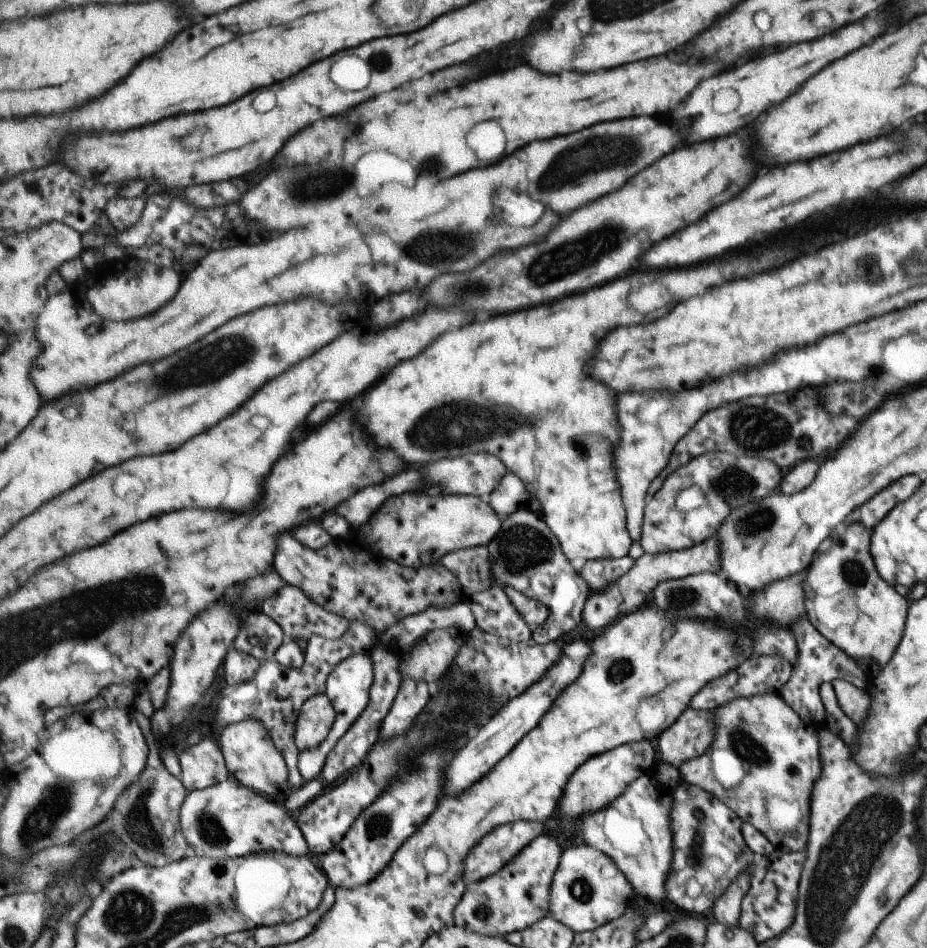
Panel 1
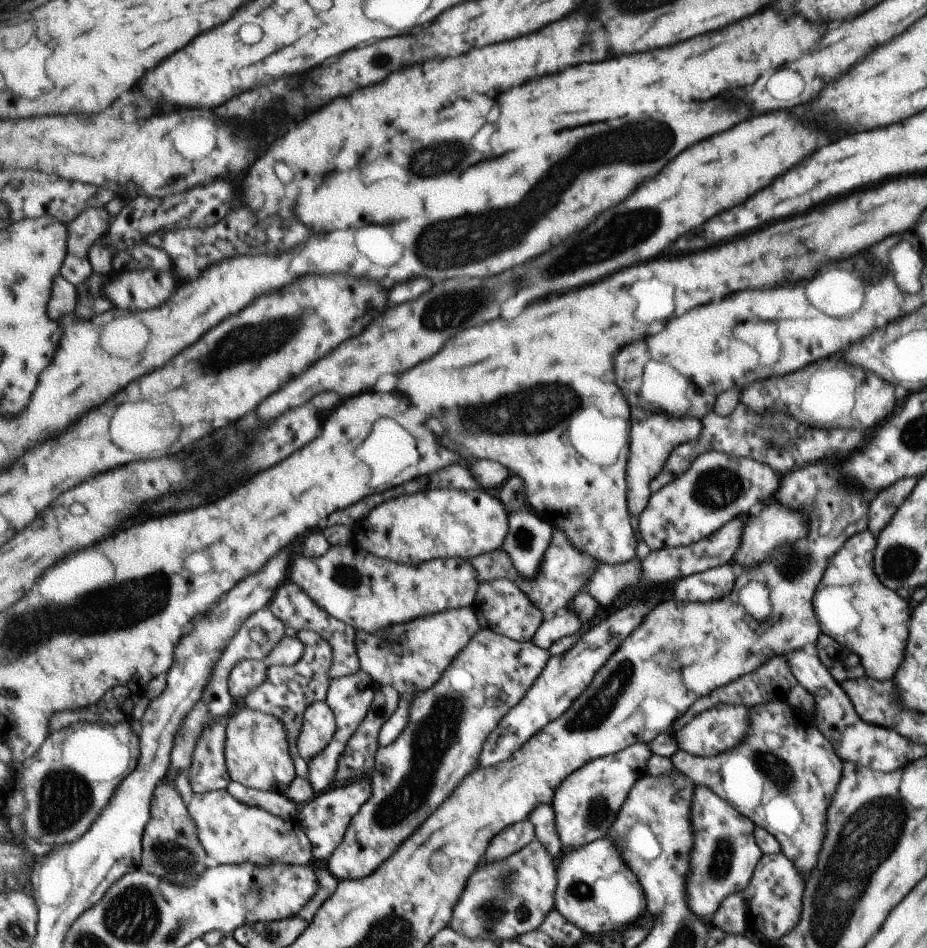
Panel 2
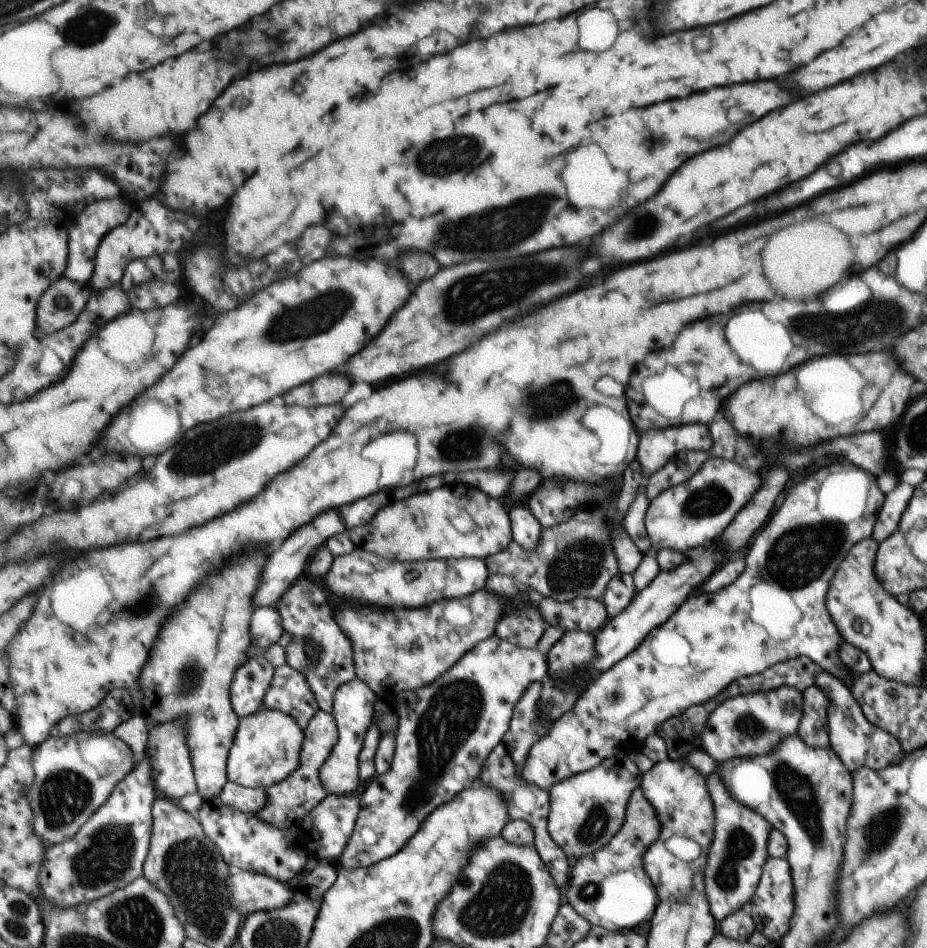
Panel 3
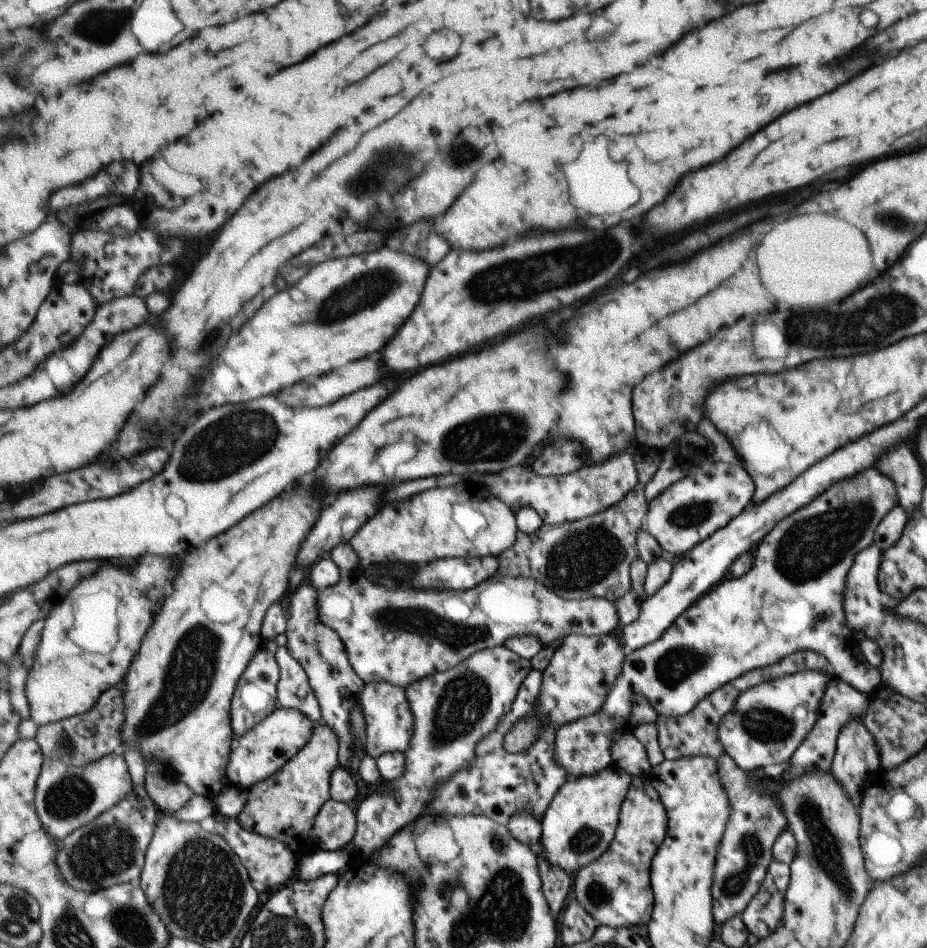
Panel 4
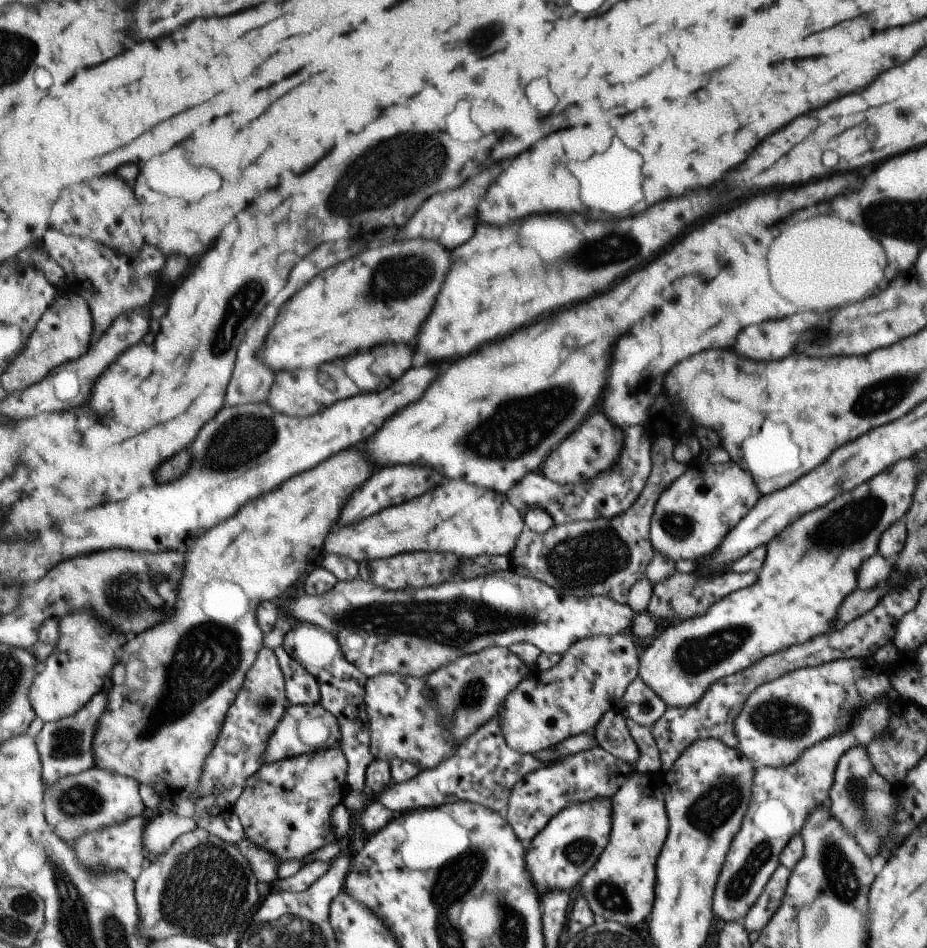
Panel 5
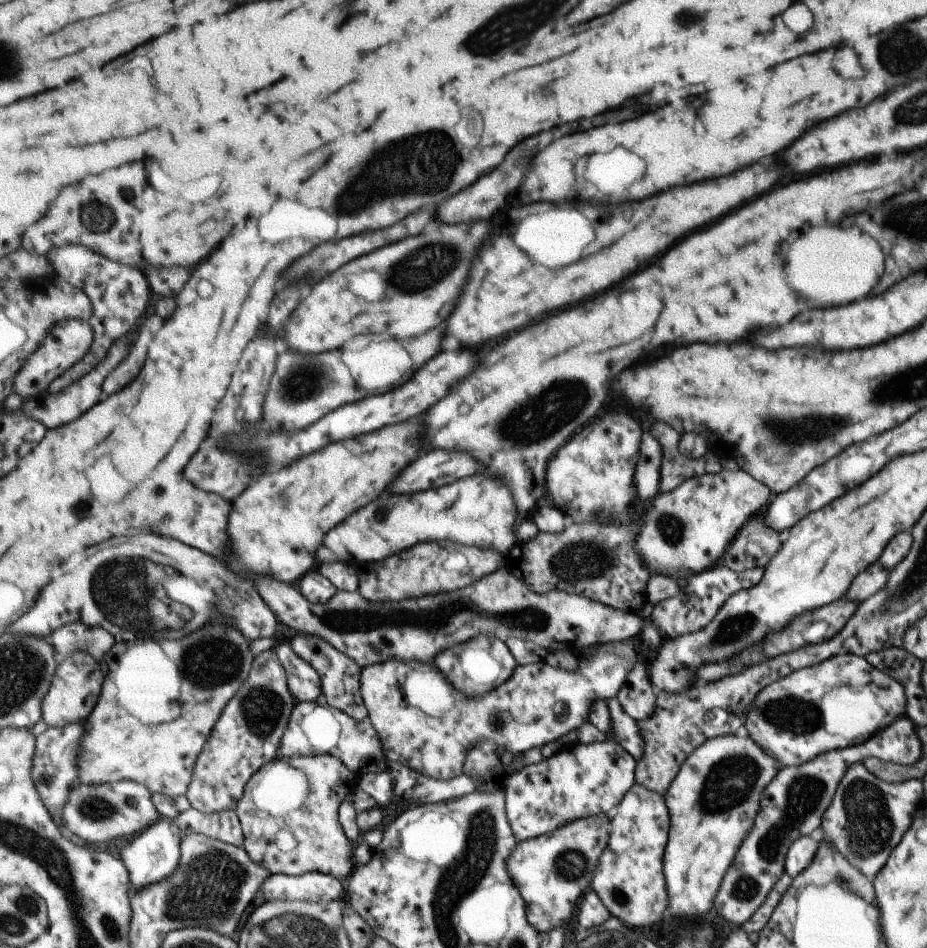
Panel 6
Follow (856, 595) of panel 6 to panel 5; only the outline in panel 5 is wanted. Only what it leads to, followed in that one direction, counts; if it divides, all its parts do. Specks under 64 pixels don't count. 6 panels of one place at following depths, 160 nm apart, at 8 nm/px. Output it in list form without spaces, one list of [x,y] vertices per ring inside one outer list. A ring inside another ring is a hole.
[[[873,553],[859,566],[856,574],[856,587],[861,590],[871,590],[879,584],[885,584],[893,574],[893,560]]]

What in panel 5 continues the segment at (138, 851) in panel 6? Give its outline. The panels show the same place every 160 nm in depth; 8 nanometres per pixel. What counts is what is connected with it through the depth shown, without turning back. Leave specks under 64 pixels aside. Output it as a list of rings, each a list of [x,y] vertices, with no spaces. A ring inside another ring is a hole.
[[[170,810],[151,814],[144,830],[144,850],[147,858],[169,852],[180,836],[197,827],[195,819],[175,816]]]

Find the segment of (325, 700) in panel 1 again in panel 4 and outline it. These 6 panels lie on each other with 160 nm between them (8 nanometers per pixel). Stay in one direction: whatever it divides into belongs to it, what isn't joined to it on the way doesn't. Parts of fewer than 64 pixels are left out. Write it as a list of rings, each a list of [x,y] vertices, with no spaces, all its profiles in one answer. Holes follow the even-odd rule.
[[[323,722],[317,724],[316,732],[313,734],[312,740],[309,740],[308,747],[301,751],[296,759],[285,764],[285,767],[281,768],[281,771],[273,777],[263,780],[259,784],[253,784],[247,789],[247,804],[238,818],[244,828],[251,829],[252,832],[260,833],[268,838],[283,840],[295,853],[312,851],[315,848],[315,843],[311,838],[313,824],[316,824],[321,808],[329,803],[329,800],[332,800],[332,777],[333,772],[340,764],[340,748],[340,737],[337,736],[332,726]]]

